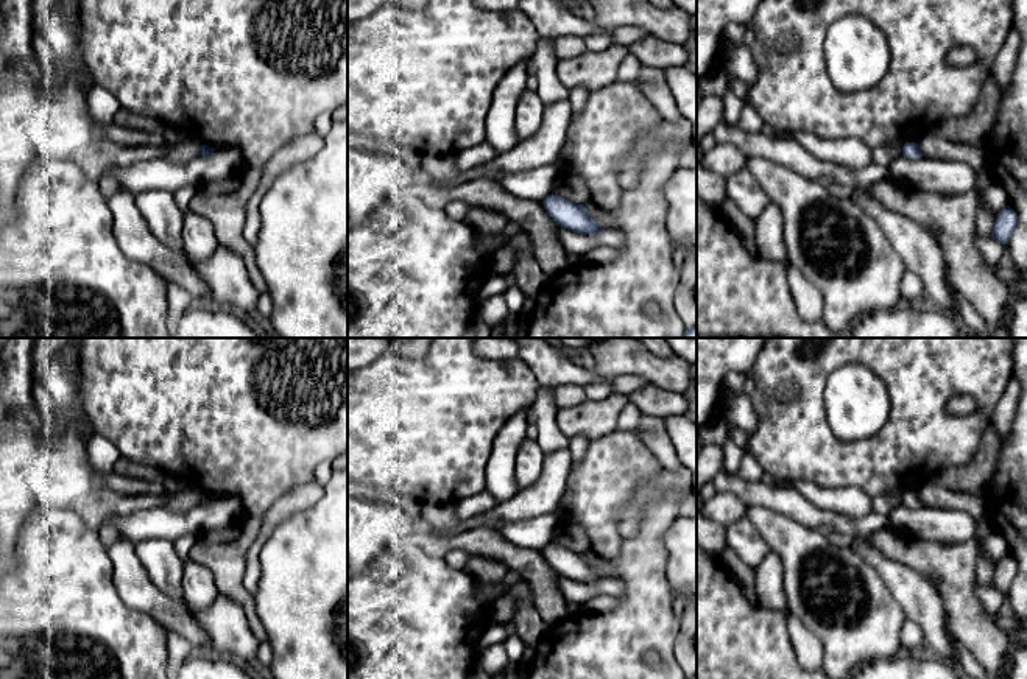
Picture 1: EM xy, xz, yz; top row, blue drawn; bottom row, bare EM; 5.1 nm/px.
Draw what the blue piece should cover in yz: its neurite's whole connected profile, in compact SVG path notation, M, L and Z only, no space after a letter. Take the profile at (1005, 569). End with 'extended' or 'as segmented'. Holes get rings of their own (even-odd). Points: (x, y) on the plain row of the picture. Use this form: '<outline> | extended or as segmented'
M1005 554L996 564L993 587L1002 593L1008 593L1010 586L1016 576L1016 568L1018 568L1016 561L1010 554Z | as segmented

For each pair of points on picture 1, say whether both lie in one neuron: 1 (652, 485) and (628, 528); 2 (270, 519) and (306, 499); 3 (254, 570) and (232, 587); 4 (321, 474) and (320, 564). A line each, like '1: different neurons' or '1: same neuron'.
1: same neuron
2: same neuron
3: different neurons
4: different neurons

